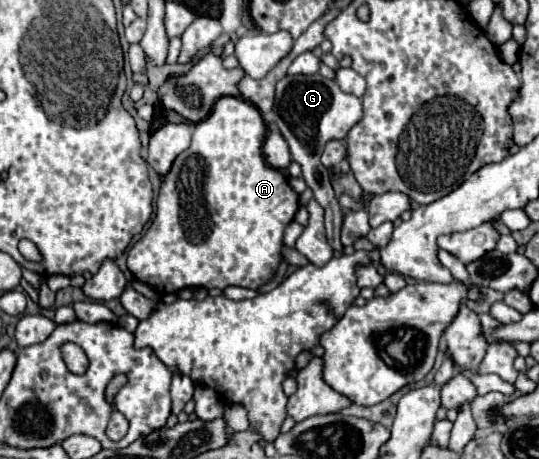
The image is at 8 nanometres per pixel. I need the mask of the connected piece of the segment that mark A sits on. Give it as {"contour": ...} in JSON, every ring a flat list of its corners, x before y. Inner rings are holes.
{"contour":[[220,97,208,119,196,123,192,145,176,157,170,173,162,181,156,219,146,235,128,251,128,269,138,281,166,295,178,293,184,287,226,289,228,285,238,285,258,289,274,277,282,261,284,229,294,219,300,205,296,191,288,185,284,175,264,161,262,139,266,131,268,127,260,111,240,97],[200,193,208,217,200,217]]}

